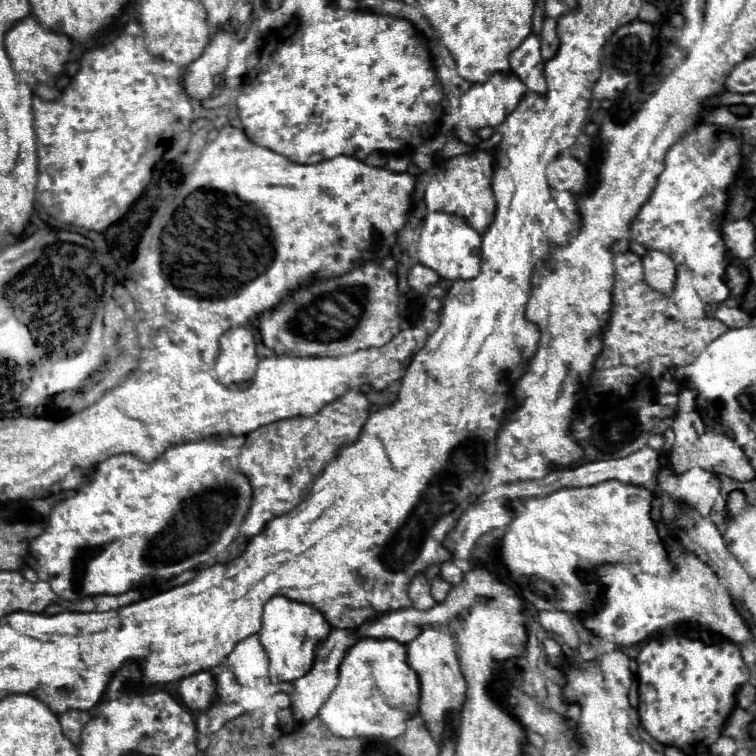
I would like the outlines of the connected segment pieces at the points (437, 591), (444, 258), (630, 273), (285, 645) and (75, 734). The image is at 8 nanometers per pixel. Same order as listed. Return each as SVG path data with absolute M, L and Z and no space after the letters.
M435 577L435 579L429 583L429 587L431 587L431 597L433 597L435 601L443 601L445 595L447 595L447 591L451 589L451 585L449 585L447 581L443 581L441 577Z
M429 213L423 223L423 231L417 243L417 259L425 267L433 269L439 277L457 281L457 279L473 279L479 273L479 233L465 225L459 217L447 213Z
M633 251L615 255L613 265L615 265L615 279L617 279L617 281L635 283L635 281L641 281L641 279L643 279L641 257L637 257Z
M281 595L271 597L263 607L261 631L259 631L259 641L269 657L269 679L273 683L281 683L281 681L293 683L303 675L307 675L313 667L317 649L321 641L329 635L329 631L331 627L315 607Z
M71 709L71 711L63 713L63 715L59 715L59 721L61 721L65 737L77 745L79 743L79 733L81 733L81 727L83 727L83 723L81 723L81 711Z

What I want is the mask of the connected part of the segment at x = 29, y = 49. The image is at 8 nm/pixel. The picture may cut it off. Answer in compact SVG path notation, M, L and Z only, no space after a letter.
M27 17L5 33L5 47L7 47L7 55L11 59L11 67L21 81L25 81L31 87L37 87L37 85L51 87L57 79L55 75L61 75L63 65L67 63L67 57L71 51L71 41L63 33L55 33L55 31L39 25L39 21L35 17Z

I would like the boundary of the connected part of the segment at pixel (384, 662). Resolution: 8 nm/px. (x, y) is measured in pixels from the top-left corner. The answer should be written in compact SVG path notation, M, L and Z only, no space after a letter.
M365 637L343 657L339 683L319 709L319 719L337 737L395 739L403 735L403 725L415 711L417 699L419 679L407 663L407 647L393 639Z

